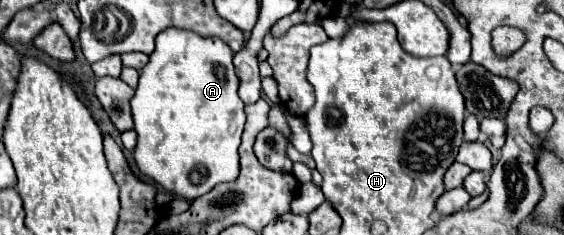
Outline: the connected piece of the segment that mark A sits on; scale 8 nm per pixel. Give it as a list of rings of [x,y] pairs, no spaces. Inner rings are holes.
[[[166,29],[156,37],[156,49],[150,55],[150,61],[146,63],[146,67],[140,71],[140,81],[138,81],[136,93],[130,99],[132,117],[134,117],[134,131],[138,133],[138,141],[136,141],[136,147],[134,147],[134,161],[136,161],[138,171],[142,175],[150,177],[152,181],[156,181],[164,191],[168,191],[172,195],[178,195],[186,201],[194,201],[194,199],[202,197],[204,193],[208,193],[218,183],[232,181],[232,179],[238,177],[238,145],[240,145],[240,135],[242,135],[242,129],[244,129],[246,115],[244,115],[244,103],[238,97],[238,77],[234,73],[232,55],[234,55],[234,51],[228,49],[228,45],[224,45],[224,41],[220,41],[220,39],[204,39],[204,37],[198,37],[196,33],[186,33],[184,29]],[[200,169],[206,169],[204,177],[196,183],[190,181],[190,175],[194,171],[200,171]]]

